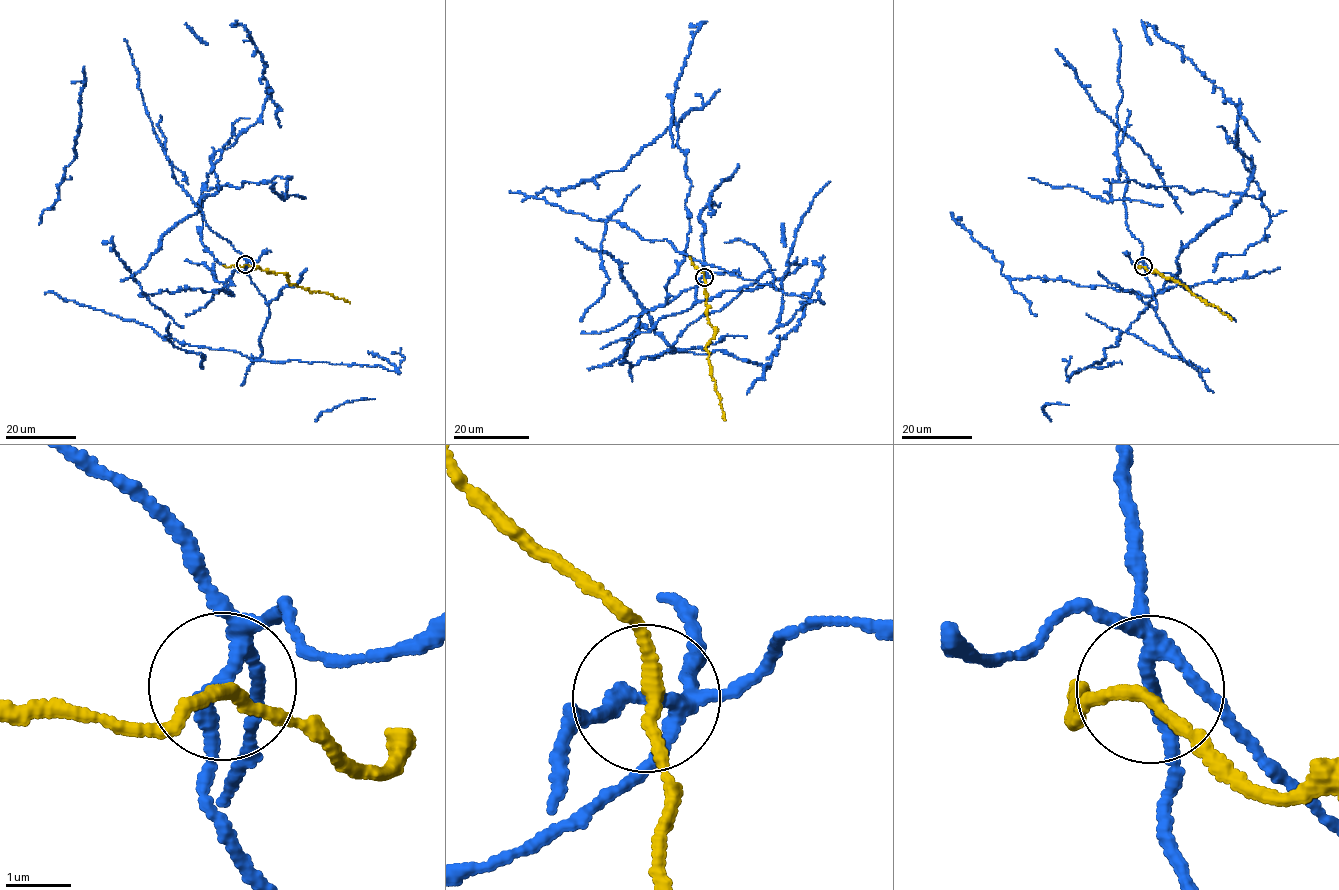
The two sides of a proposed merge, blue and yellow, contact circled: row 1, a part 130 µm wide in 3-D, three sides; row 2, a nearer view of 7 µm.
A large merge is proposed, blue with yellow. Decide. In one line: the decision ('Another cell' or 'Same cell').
Another cell

